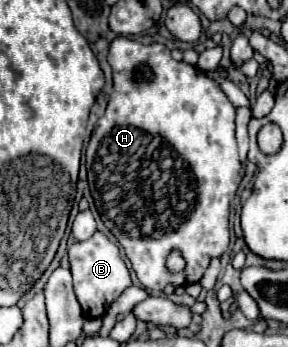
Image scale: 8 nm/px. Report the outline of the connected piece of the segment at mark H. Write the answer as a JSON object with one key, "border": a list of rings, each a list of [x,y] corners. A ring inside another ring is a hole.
{"border":[[[119,36],[111,42],[111,48],[109,48],[109,56],[107,56],[111,68],[113,68],[113,94],[111,94],[111,100],[107,104],[107,110],[105,114],[97,120],[95,124],[95,130],[91,134],[91,140],[89,140],[89,146],[87,146],[87,152],[85,152],[85,160],[87,160],[87,174],[89,174],[89,186],[91,186],[91,196],[95,200],[95,206],[97,206],[97,212],[101,214],[101,220],[103,224],[111,230],[111,234],[119,240],[119,244],[125,248],[125,254],[127,258],[131,260],[133,264],[133,270],[137,274],[137,278],[141,280],[141,284],[145,288],[149,288],[151,292],[161,292],[169,282],[177,284],[177,286],[185,286],[185,284],[193,284],[193,282],[199,282],[203,272],[207,270],[209,266],[209,260],[213,256],[221,256],[227,248],[229,248],[229,206],[231,206],[231,200],[237,192],[237,186],[239,186],[239,180],[241,180],[241,170],[243,166],[239,164],[239,156],[237,156],[237,140],[235,140],[235,108],[233,104],[227,100],[225,92],[221,90],[221,86],[209,78],[207,74],[201,74],[197,66],[191,66],[187,62],[177,62],[171,58],[171,52],[163,46],[163,44],[141,44],[137,40],[129,40],[125,36]],[[149,68],[151,72],[151,78],[149,80],[141,80],[141,84],[133,78],[133,72],[137,70],[145,70]],[[171,250],[179,250],[181,256],[187,260],[187,266],[185,270],[181,272],[171,272],[165,262],[167,262],[167,256],[171,254]]]}

